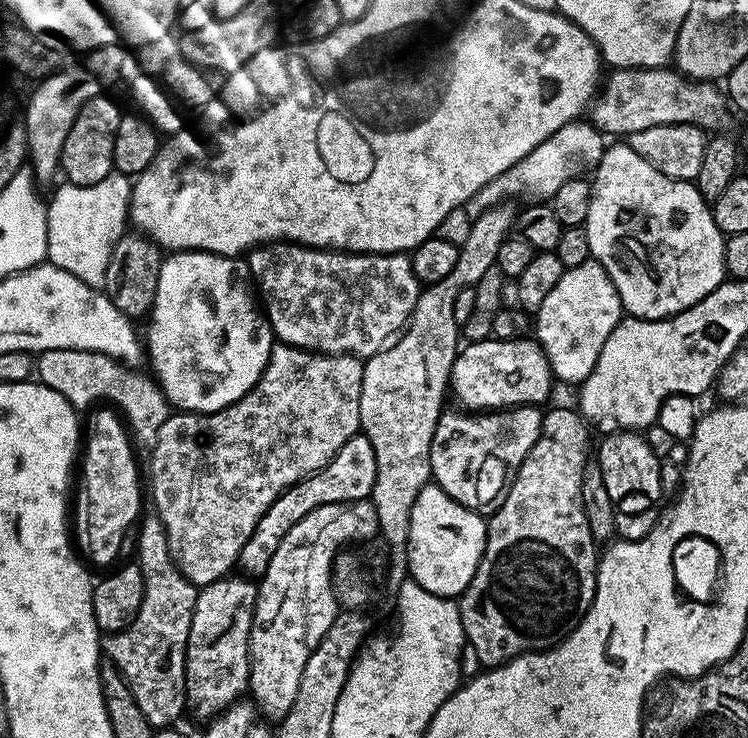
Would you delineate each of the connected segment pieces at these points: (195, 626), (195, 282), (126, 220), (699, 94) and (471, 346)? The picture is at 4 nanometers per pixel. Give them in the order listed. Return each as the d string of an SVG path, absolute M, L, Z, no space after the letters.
M229 574L222 580L203 585L196 593L196 605L190 622L188 649L186 650L186 705L196 720L211 722L222 712L228 711L241 699L240 695L248 692L248 675L250 674L250 658L248 643L252 629L252 615L256 609L257 585L251 579L240 574Z
M172 252L171 255L161 263L160 273L158 274L158 290L152 303L150 321L152 325L148 328L148 340L146 336L146 356L150 361L152 359L152 368L156 371L154 375L155 383L158 385L164 397L167 398L169 405L173 409L183 410L188 414L207 414L217 412L234 402L238 402L248 393L253 386L260 380L262 370L270 358L270 350L274 343L272 334L272 325L268 322L268 317L262 311L258 303L257 293L254 291L253 281L248 275L248 266L243 259L233 258L231 256L215 256L213 252Z
M114 170L106 174L102 182L94 182L94 186L78 186L67 182L61 185L53 194L52 201L49 199L46 204L47 263L67 270L74 274L74 278L82 278L86 286L103 289L106 266L110 266L110 254L114 254L114 246L126 234L127 228L124 227L130 224L133 181Z
M675 67L663 68L617 68L609 71L594 103L590 108L590 123L600 133L612 138L627 138L641 132L650 130L650 126L670 126L671 124L696 124L705 130L716 128L730 113L730 104L725 93L720 92L715 83L706 80L690 80L676 71Z
M489 338L465 343L456 353L450 392L461 409L487 412L505 408L544 406L549 403L554 377L544 347L535 338L497 340Z

